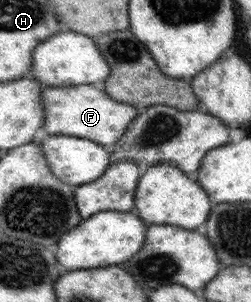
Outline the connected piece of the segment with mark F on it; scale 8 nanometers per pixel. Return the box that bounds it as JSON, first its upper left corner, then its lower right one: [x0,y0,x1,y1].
[41,85,141,149]

